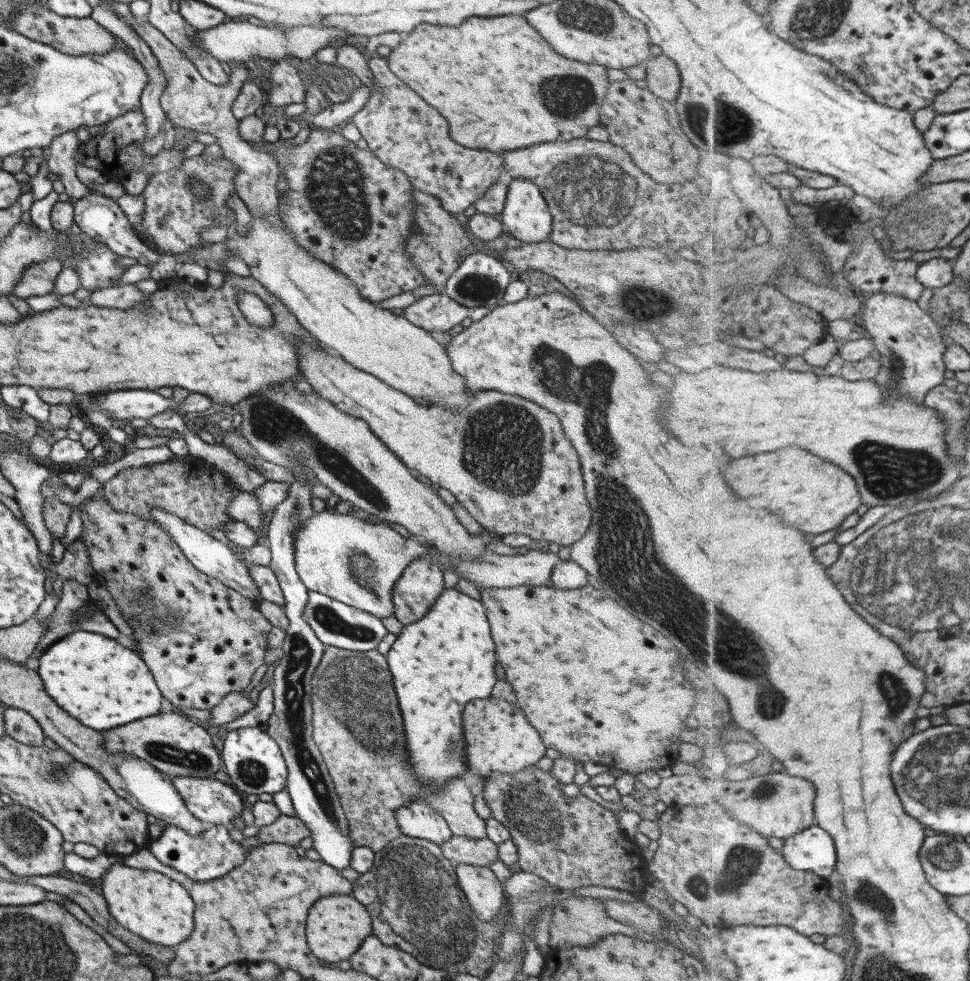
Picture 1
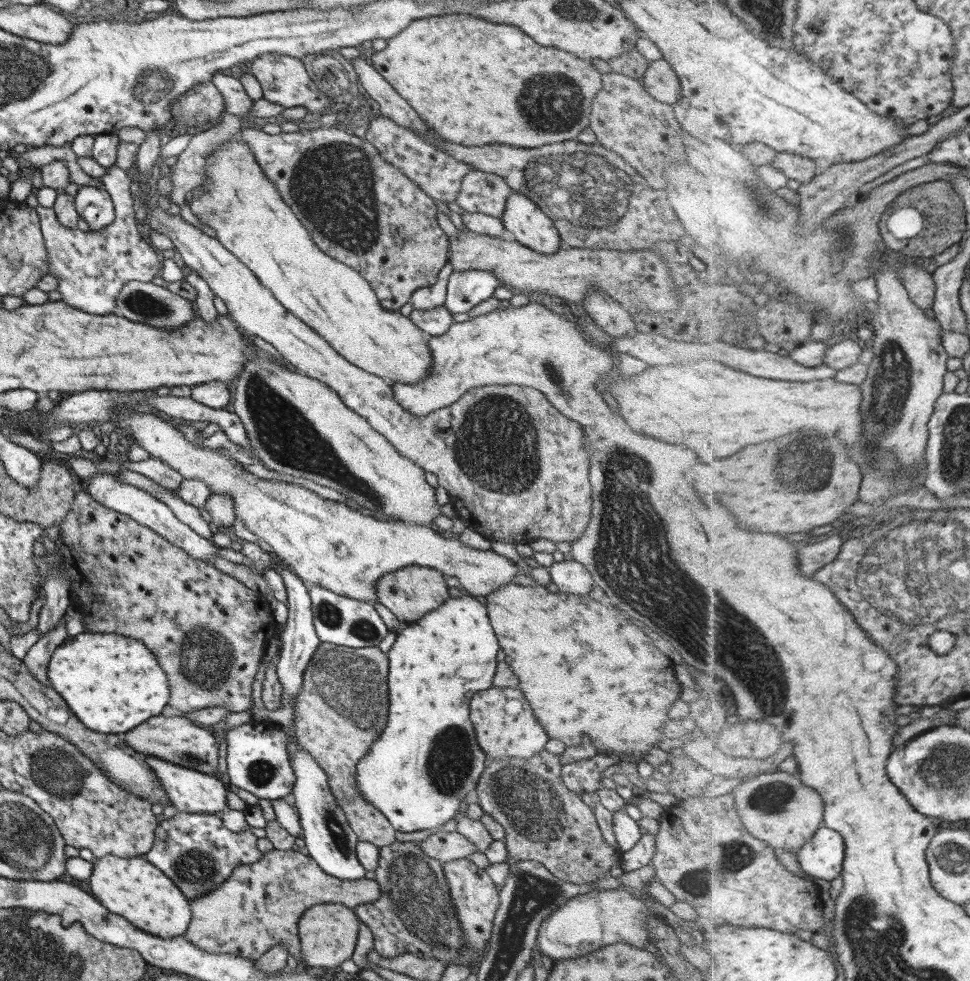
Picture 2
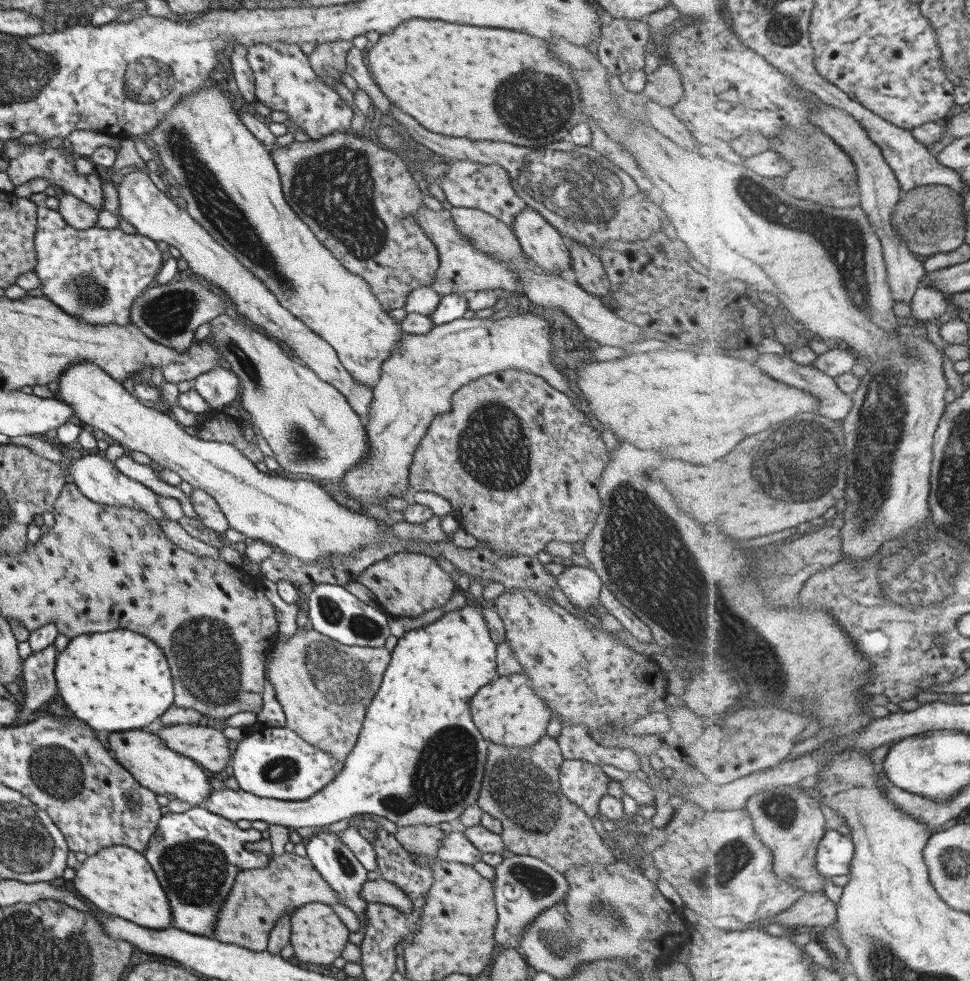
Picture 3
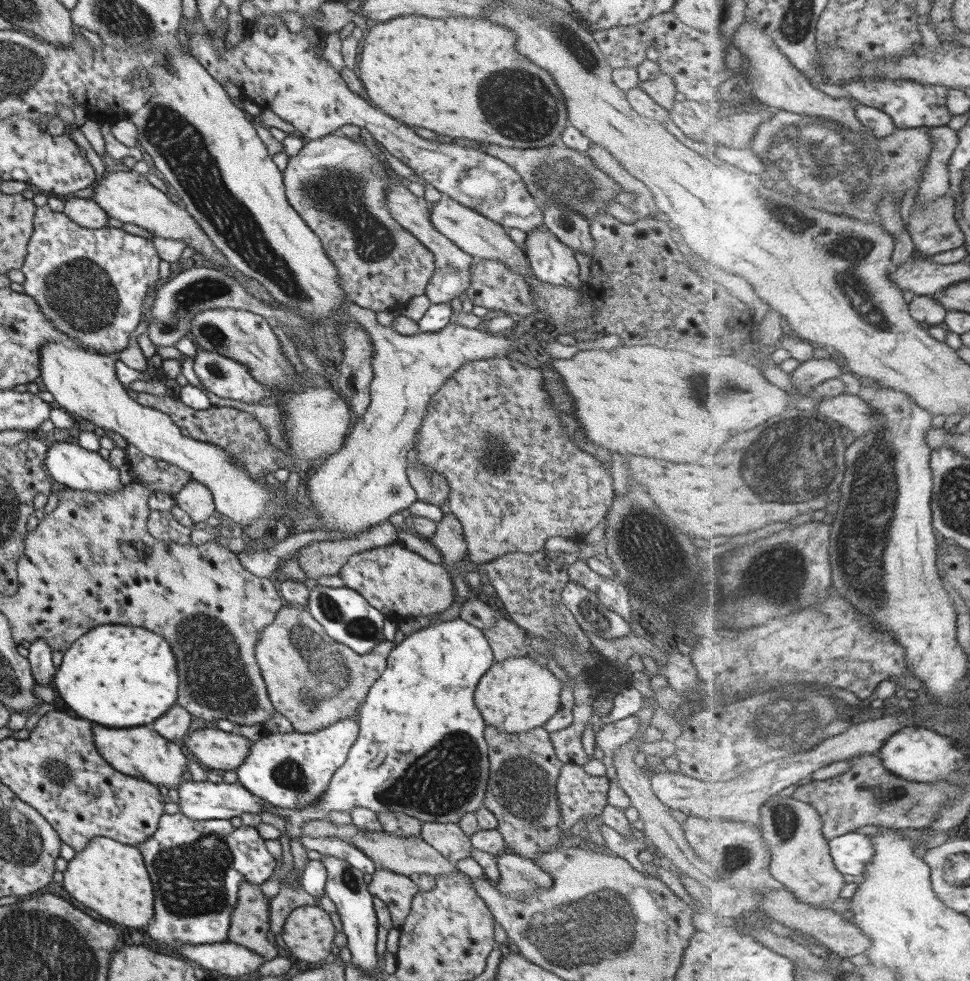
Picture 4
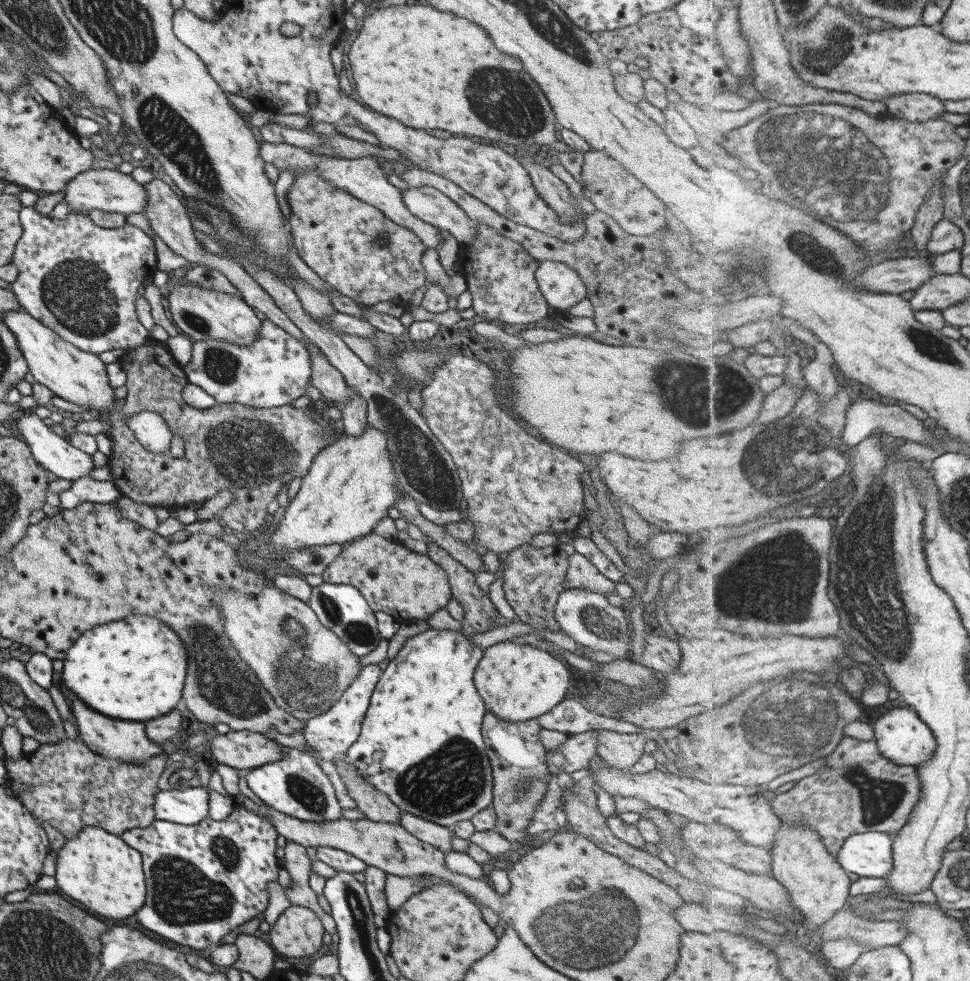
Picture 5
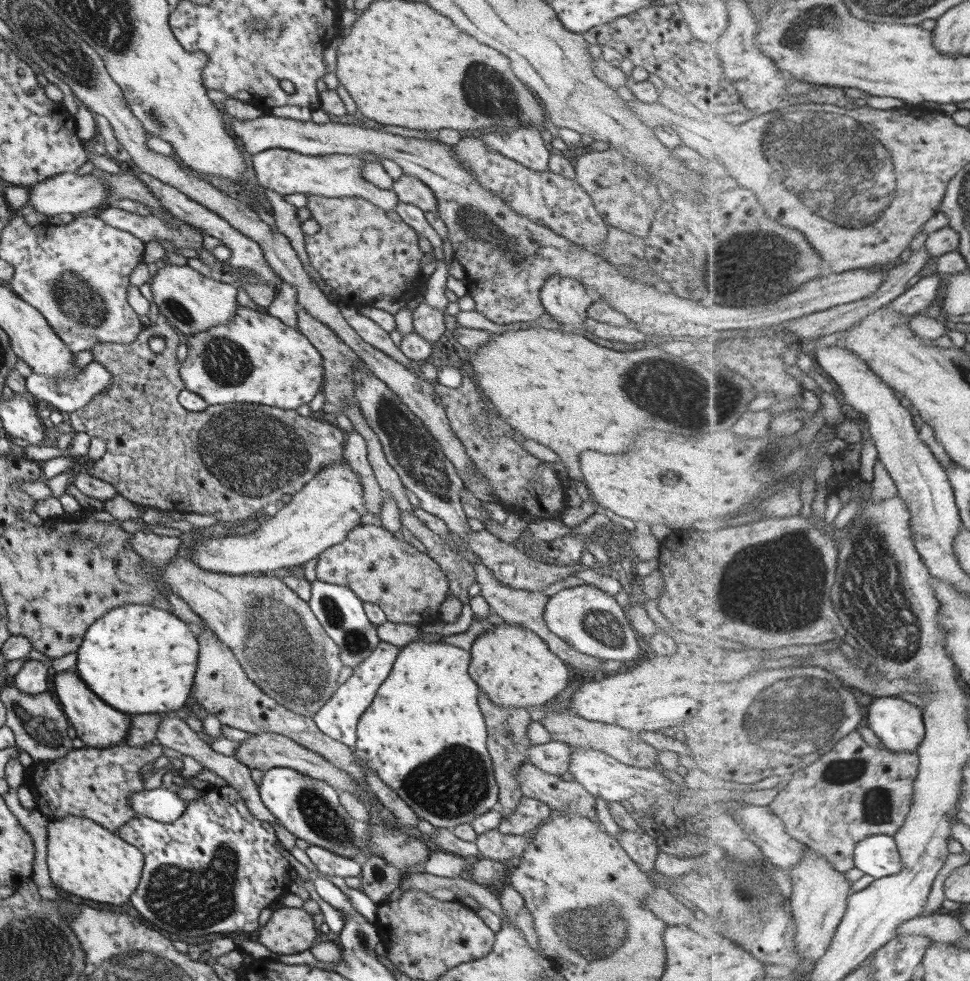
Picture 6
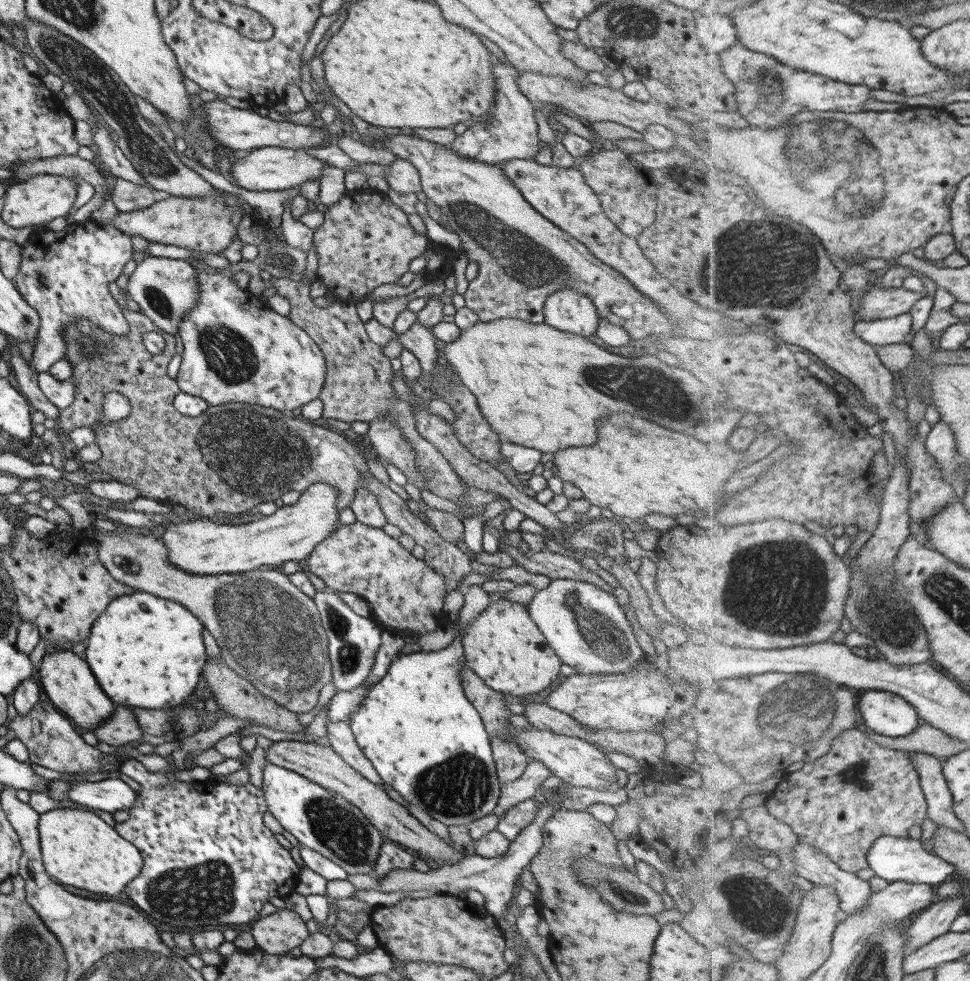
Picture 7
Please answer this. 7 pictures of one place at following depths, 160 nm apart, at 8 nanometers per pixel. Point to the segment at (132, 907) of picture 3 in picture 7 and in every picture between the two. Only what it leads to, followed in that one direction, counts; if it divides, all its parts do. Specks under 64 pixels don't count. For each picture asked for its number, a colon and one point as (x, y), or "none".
4: (108, 877)
5: (99, 870)
6: (82, 858)
7: (79, 849)

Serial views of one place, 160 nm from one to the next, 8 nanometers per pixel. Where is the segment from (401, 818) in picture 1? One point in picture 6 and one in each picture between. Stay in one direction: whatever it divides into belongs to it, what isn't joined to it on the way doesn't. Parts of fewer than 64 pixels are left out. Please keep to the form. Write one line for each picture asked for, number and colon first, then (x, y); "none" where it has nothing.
2: (407, 775)
3: (407, 765)
4: (417, 719)
5: (425, 696)
6: (428, 700)

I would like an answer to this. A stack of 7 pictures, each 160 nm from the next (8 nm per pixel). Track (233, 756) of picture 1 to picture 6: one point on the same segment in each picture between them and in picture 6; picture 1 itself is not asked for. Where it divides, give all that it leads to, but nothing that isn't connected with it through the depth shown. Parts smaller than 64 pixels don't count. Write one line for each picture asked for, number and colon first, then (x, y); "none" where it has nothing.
2: (257, 761)
3: (272, 762)
4: (290, 770)
5: (295, 785)
6: (306, 807)

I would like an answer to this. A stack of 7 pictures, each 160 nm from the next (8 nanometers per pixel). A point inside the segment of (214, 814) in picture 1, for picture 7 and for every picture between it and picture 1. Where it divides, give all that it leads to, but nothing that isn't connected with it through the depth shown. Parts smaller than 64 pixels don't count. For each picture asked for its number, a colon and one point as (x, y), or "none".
2: (189, 791)
3: (158, 769)
4: (140, 753)
5: (126, 741)
6: (98, 726)
7: (66, 681)

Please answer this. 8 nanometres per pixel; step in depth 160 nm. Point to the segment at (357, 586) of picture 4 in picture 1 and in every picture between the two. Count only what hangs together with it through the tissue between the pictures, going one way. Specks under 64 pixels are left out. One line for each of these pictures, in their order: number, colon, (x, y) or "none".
1: (420, 584)
2: (410, 592)
3: (407, 584)

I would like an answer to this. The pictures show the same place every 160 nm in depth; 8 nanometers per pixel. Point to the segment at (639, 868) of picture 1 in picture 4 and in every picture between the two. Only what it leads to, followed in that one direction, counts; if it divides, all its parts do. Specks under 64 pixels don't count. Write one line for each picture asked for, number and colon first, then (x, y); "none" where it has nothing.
2: (543, 821)
3: (520, 787)
4: (521, 787)

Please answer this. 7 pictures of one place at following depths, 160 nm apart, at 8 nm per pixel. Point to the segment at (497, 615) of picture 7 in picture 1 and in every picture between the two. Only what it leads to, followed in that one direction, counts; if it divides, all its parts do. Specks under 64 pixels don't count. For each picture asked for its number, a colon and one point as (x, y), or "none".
1: (497, 737)
2: (504, 724)
3: (506, 711)
4: (515, 695)
5: (515, 682)
6: (512, 667)

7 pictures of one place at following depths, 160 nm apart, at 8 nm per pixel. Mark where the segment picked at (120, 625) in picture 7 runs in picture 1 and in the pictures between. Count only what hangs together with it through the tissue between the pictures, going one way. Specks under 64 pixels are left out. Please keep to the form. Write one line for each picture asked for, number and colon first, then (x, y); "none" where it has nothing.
1: (96, 681)
2: (111, 682)
3: (118, 680)
4: (116, 675)
5: (132, 669)
6: (122, 658)

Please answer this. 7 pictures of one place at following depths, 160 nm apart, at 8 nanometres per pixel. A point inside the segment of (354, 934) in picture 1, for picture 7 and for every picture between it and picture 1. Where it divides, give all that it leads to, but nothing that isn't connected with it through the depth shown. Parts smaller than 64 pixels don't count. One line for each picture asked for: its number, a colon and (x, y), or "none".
2: (327, 933)
3: (317, 935)
4: (307, 932)
5: (297, 931)
6: (288, 930)
7: (276, 933)

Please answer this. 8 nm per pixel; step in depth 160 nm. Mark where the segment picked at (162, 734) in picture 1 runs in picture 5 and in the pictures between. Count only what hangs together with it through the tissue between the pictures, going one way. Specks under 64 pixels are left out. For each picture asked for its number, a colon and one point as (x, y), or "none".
2: (176, 739)
3: (205, 745)
4: (217, 750)
5: (239, 749)

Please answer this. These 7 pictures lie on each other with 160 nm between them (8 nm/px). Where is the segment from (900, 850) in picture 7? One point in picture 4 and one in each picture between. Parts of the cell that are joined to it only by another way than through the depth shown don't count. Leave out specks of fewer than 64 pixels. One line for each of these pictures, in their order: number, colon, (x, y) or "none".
4: (852, 852)
5: (871, 854)
6: (878, 856)

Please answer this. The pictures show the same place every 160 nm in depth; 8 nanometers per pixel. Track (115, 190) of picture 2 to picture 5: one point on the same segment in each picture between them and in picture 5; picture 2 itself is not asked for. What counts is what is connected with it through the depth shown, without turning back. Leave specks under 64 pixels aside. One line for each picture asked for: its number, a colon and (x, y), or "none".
3: (94, 274)
4: (90, 283)
5: (80, 280)

